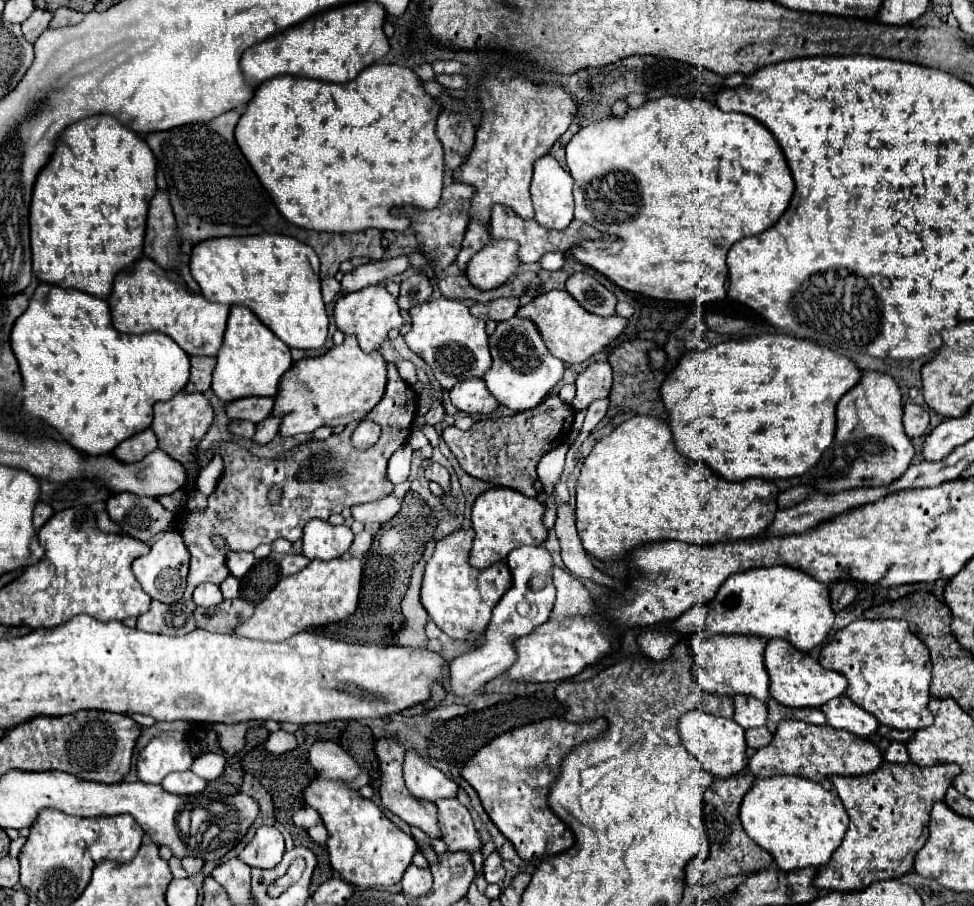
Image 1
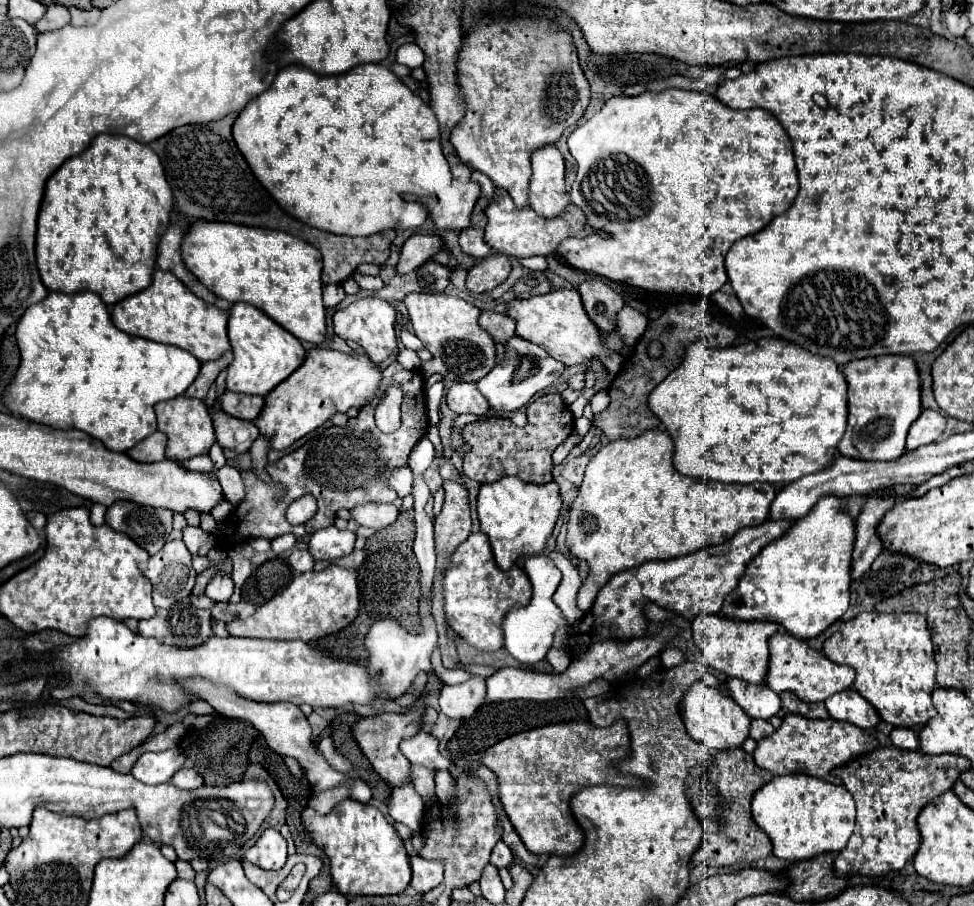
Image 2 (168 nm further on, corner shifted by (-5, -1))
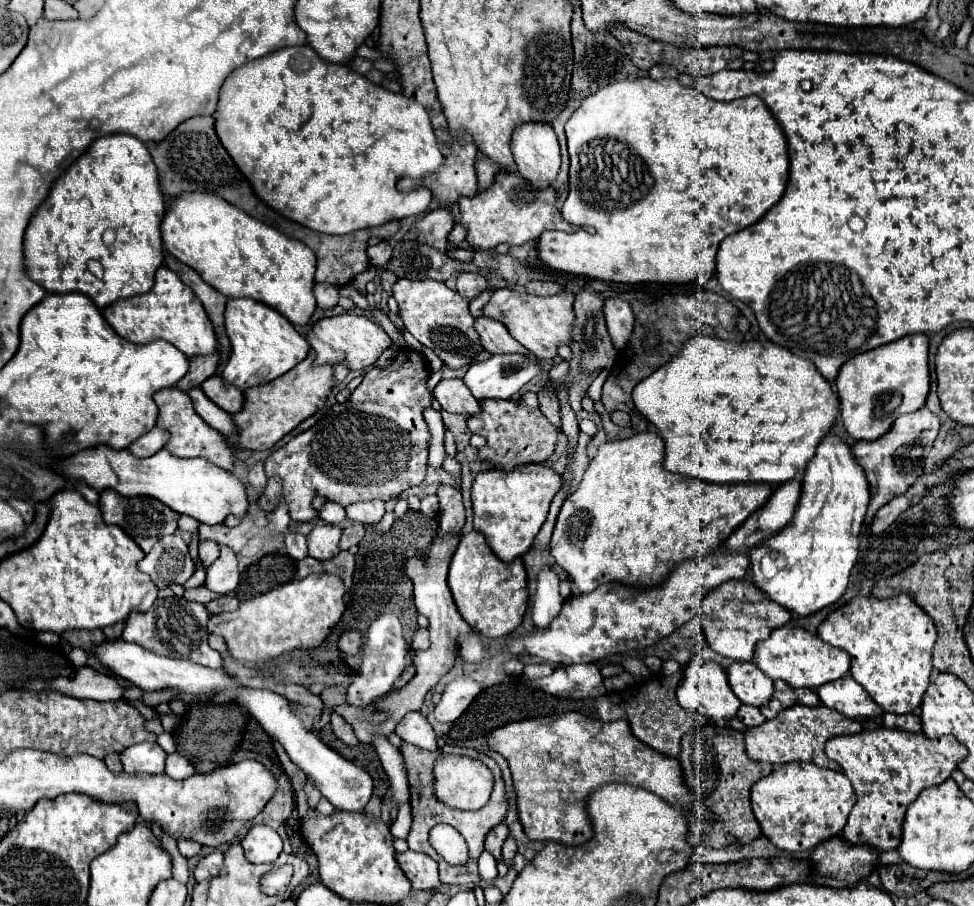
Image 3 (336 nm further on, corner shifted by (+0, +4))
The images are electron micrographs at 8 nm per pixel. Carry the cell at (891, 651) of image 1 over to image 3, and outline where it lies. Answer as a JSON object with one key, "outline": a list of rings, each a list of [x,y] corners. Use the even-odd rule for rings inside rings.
{"outline":[[[898,595],[884,601],[872,597],[854,597],[820,623],[818,637],[850,655],[852,677],[884,711],[904,715],[922,705],[922,697],[932,673],[936,627],[908,595]]]}

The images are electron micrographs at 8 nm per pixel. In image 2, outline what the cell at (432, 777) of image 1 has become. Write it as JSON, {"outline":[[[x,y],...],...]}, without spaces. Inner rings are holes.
{"outline":[[[421,730],[415,736],[405,738],[401,742],[401,752],[409,762],[423,764],[431,770],[451,770],[451,762],[445,756],[441,756],[437,746],[439,746],[437,738]]]}

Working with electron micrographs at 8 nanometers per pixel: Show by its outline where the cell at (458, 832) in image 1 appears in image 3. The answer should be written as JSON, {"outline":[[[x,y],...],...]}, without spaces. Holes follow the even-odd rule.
{"outline":[[[490,853],[480,855],[478,873],[480,873],[480,879],[486,883],[492,883],[496,879],[496,859]]]}

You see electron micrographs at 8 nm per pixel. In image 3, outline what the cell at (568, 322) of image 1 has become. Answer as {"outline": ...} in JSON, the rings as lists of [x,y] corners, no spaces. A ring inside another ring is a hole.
{"outline":[[[504,287],[492,293],[490,301],[484,305],[484,315],[502,321],[510,331],[510,335],[520,345],[524,345],[536,359],[550,361],[558,355],[560,345],[570,345],[574,341],[572,329],[574,329],[576,317],[572,311],[572,299],[574,299],[572,291],[538,297],[538,295],[528,295],[528,293],[520,293]]]}

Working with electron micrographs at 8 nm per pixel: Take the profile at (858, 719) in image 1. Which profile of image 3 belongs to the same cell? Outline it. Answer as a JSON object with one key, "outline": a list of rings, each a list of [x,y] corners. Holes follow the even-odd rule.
{"outline":[[[850,675],[842,677],[840,681],[822,685],[818,689],[818,697],[826,707],[836,709],[844,717],[850,717],[850,719],[872,717],[872,715],[884,713]]]}

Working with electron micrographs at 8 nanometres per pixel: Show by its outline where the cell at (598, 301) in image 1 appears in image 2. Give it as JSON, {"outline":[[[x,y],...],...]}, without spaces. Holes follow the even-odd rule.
{"outline":[[[587,280],[579,288],[583,308],[591,322],[601,330],[603,336],[611,334],[617,326],[617,312],[623,308],[623,298],[601,280]]]}

